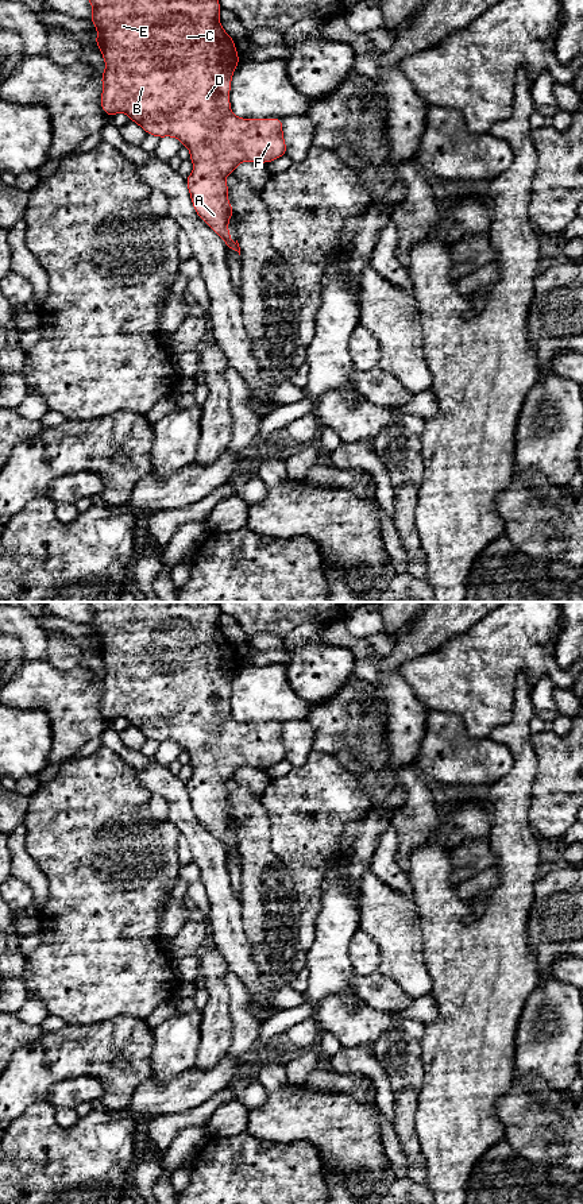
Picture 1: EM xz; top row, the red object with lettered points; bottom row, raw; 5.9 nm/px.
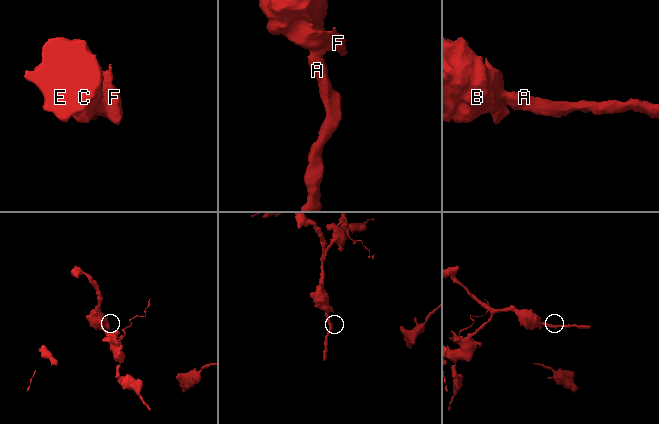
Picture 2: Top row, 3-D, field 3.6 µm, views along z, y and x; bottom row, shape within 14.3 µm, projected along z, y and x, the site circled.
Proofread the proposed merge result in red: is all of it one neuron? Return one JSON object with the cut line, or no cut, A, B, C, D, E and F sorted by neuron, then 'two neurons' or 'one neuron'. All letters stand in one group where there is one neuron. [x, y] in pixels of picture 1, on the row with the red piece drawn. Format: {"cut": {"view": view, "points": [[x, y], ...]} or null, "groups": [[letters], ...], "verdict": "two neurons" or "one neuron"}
{"cut": null, "groups": [["A", "B", "C", "D", "E", "F"]], "verdict": "one neuron"}

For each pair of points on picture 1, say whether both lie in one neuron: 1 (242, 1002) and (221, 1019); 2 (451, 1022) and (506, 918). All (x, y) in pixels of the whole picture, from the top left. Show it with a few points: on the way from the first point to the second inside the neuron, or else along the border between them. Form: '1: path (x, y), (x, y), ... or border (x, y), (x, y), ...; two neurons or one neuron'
1: border (223, 981), (232, 1022), (230, 1045); two neurons
2: path (477, 996), (483, 968), (495, 944); one neuron

